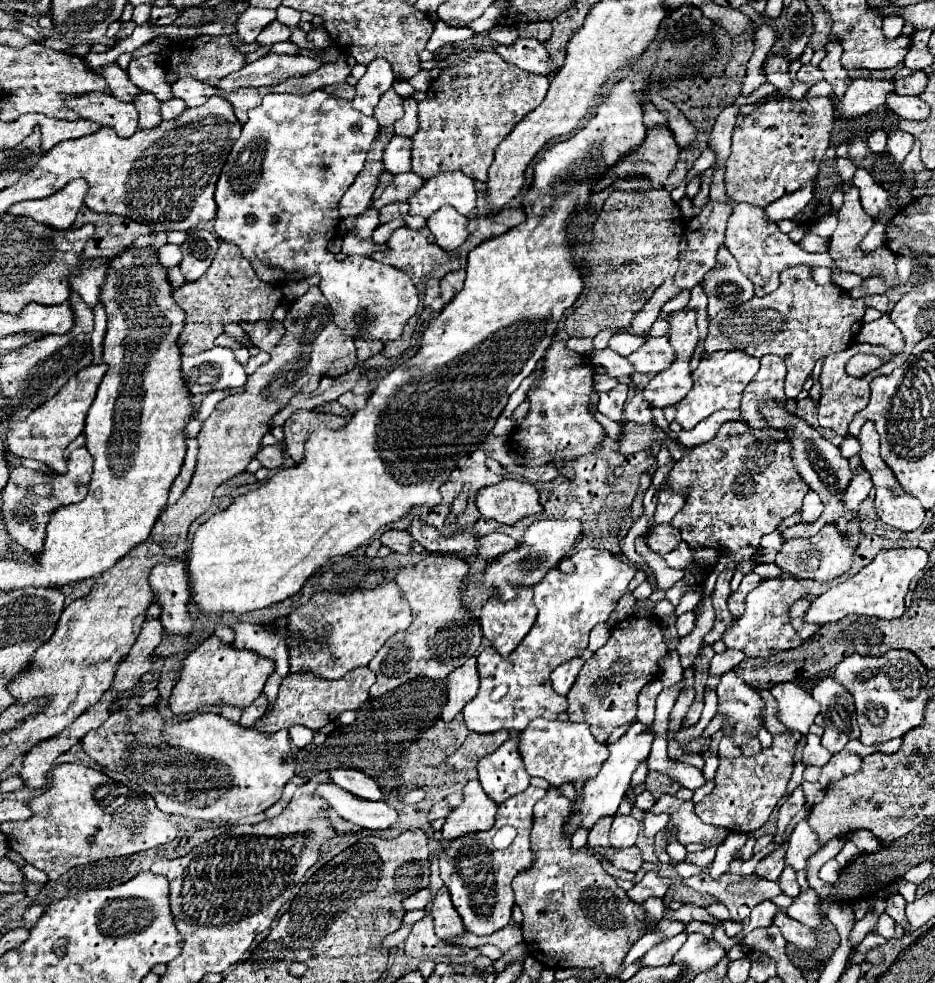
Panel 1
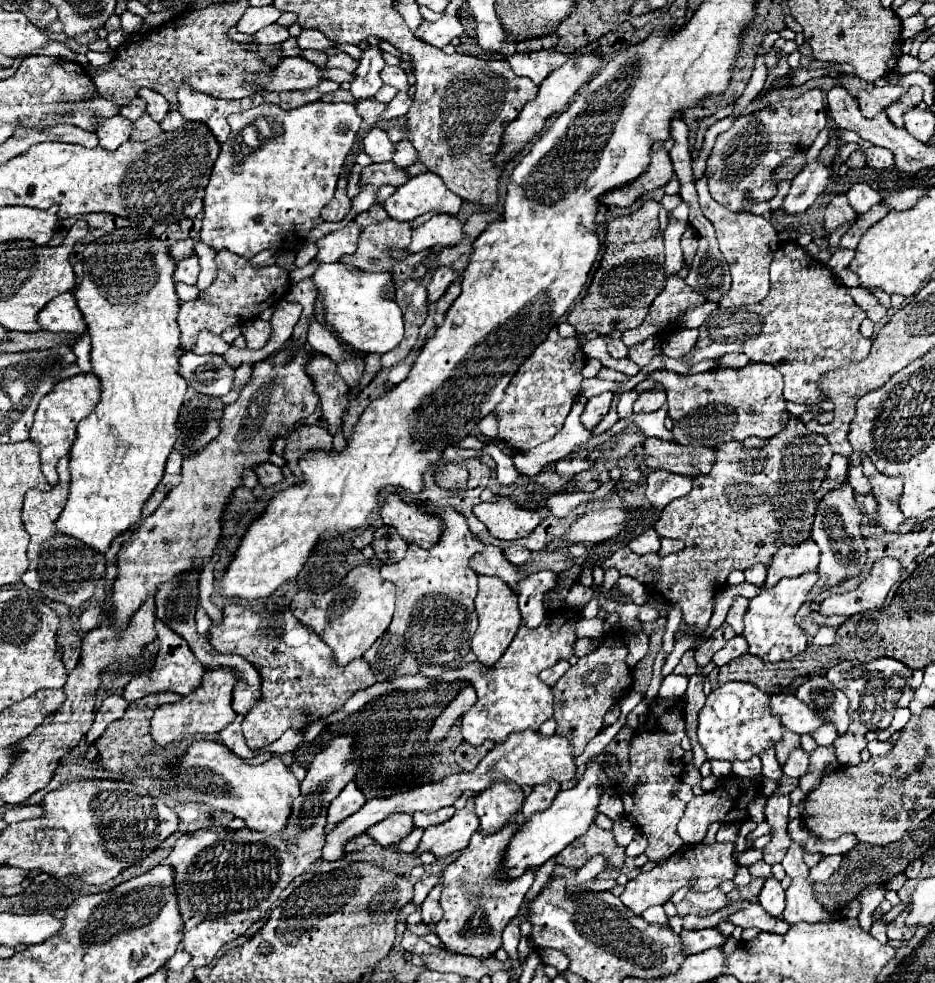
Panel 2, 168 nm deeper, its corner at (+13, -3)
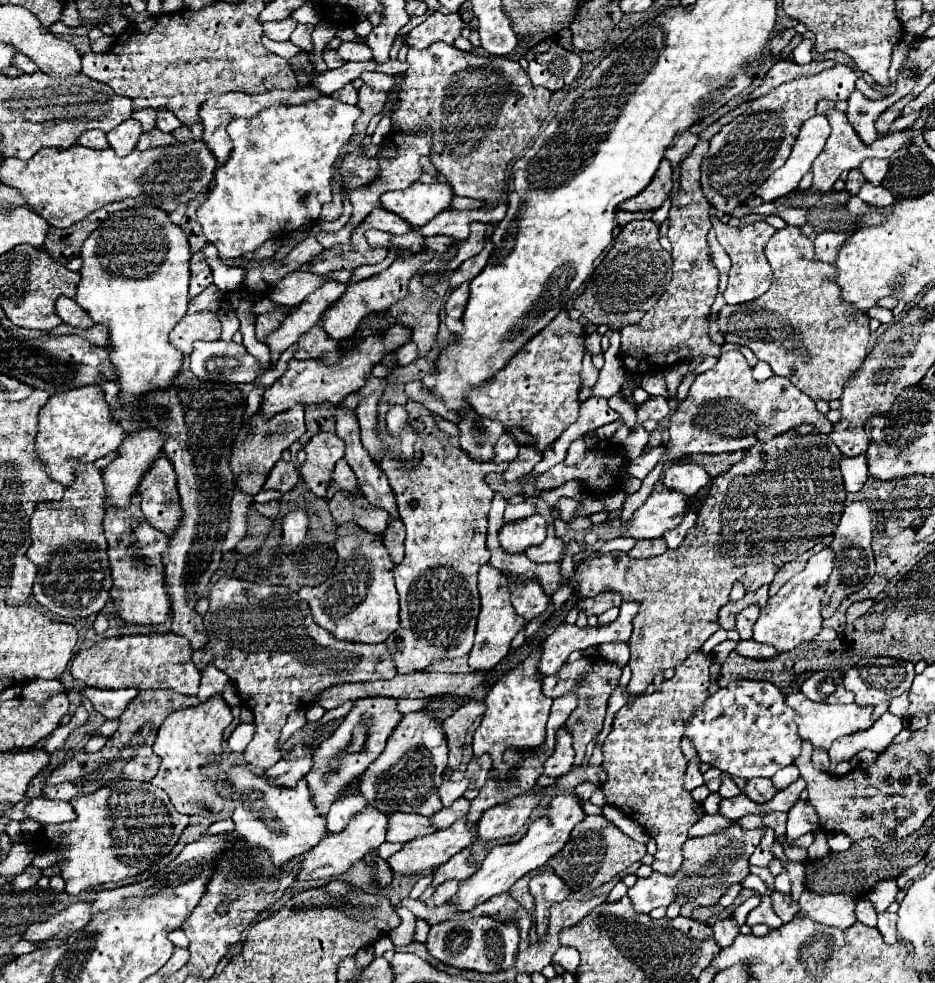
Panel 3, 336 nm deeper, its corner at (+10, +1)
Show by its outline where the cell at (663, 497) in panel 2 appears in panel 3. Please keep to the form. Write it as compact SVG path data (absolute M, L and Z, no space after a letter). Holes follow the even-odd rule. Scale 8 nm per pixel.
M674 464L662 476L662 486L668 490L676 490L686 496L694 496L700 488L710 482L708 472L704 472L698 464Z

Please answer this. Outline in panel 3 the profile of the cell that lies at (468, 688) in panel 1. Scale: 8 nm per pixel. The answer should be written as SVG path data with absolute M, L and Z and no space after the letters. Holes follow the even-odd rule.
M470 700L466 704L462 704L452 716L448 716L442 722L442 730L446 734L448 740L448 766L452 770L458 768L460 758L462 758L462 746L464 746L464 736L470 728L470 724L482 716L484 712L484 704L480 700Z

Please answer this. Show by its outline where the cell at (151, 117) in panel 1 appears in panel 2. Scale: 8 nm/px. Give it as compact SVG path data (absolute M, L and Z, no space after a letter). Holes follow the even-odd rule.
M145 112L137 122L133 122L133 132L131 132L131 140L135 142L143 142L143 140L151 140L155 136L159 136L163 130L161 126Z

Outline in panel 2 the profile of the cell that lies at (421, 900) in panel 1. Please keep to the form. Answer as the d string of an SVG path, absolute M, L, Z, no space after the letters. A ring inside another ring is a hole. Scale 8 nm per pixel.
M427 876L427 878L421 878L417 884L415 884L415 898L413 898L413 904L421 904L425 898L427 898L427 894L431 892L431 888L433 886L437 886L439 884L439 876Z

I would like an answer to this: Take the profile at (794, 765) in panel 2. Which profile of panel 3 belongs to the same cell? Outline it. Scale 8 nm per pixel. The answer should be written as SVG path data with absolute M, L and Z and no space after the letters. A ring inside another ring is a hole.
M790 764L790 766L782 768L782 770L778 770L778 774L772 778L772 782L774 782L774 786L776 786L778 790L784 790L784 788L790 786L798 776L800 776L798 768L796 768L794 764Z

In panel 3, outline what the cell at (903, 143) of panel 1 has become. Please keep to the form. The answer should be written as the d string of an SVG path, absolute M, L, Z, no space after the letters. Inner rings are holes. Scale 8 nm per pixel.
M866 158L860 164L860 172L864 174L866 180L870 180L872 184L880 184L888 172L890 162L888 160L880 160L880 158Z

